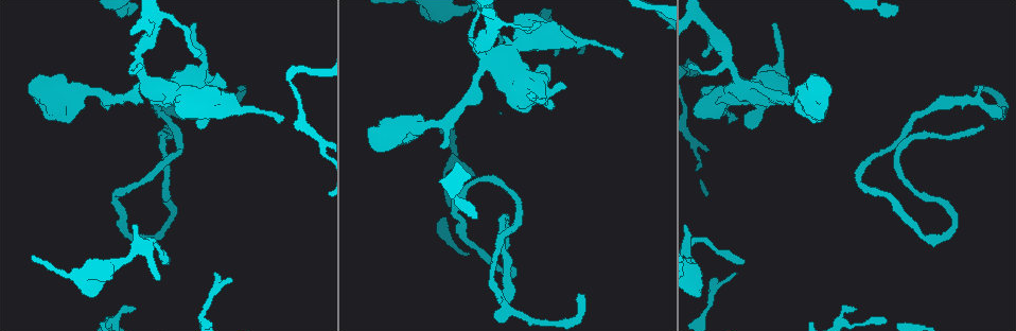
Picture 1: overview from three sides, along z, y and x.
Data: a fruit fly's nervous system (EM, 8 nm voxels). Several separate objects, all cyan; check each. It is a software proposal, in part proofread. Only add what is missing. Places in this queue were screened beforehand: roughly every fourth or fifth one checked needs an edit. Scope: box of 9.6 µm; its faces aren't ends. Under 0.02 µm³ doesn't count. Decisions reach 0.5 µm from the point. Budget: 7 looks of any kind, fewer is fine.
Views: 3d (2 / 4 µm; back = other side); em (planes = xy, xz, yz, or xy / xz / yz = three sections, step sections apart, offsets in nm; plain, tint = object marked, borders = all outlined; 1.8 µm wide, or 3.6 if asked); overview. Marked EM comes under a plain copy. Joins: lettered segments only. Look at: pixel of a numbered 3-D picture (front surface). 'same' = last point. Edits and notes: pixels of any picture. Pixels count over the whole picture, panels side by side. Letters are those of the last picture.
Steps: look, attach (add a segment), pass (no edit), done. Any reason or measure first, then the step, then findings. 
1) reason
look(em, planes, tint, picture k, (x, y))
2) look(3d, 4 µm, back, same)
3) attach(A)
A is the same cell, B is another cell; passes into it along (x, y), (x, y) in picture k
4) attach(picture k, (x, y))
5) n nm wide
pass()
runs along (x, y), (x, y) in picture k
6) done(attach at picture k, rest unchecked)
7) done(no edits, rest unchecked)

look(em, yz, step 16, borders, picture 1, (983, 127))

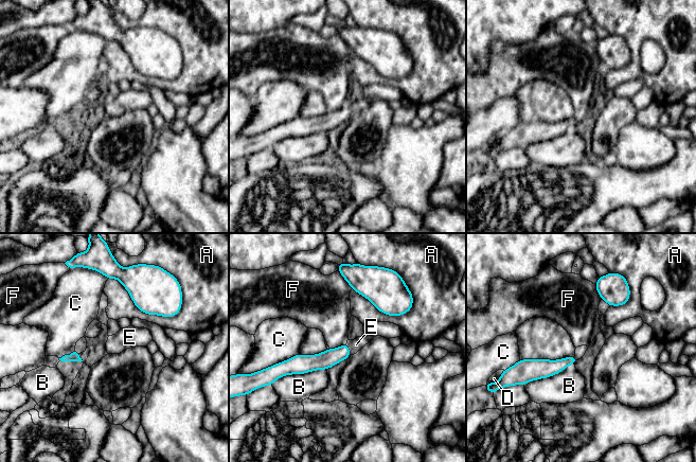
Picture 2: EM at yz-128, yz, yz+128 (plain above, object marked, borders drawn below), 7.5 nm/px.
A touches over 500 nm
attach(E)
E is the same cell, A, B, C, D and F are other cells; passes into it along (328, 358), (349, 349), (356, 344) in picture 2; the neuron continues

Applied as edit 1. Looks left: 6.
see it whole again
look(overview)

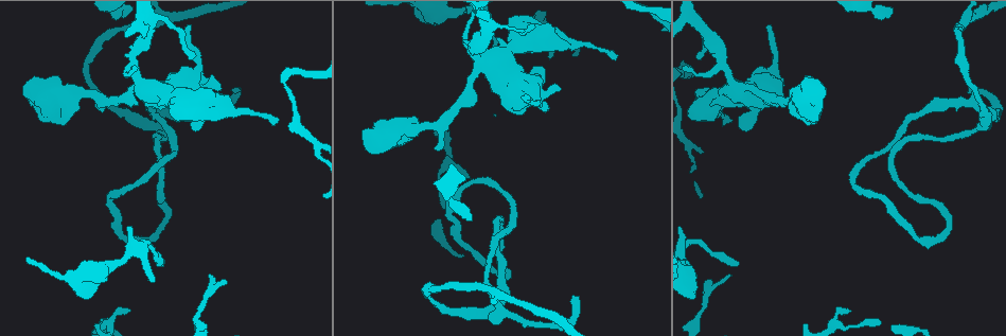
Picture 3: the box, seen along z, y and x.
branch stops here
look(em, 3.6 µm, xz, step 4, borders, picture 3, (850, 311))

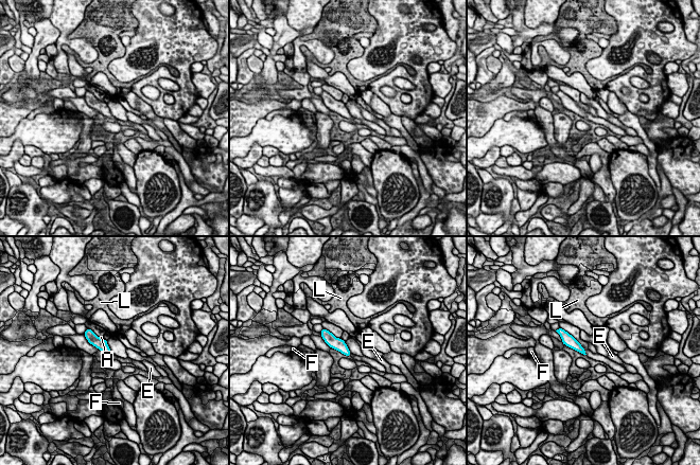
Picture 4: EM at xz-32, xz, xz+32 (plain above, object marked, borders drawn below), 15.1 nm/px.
look(em, 3.6 µm, planes, borders, same)

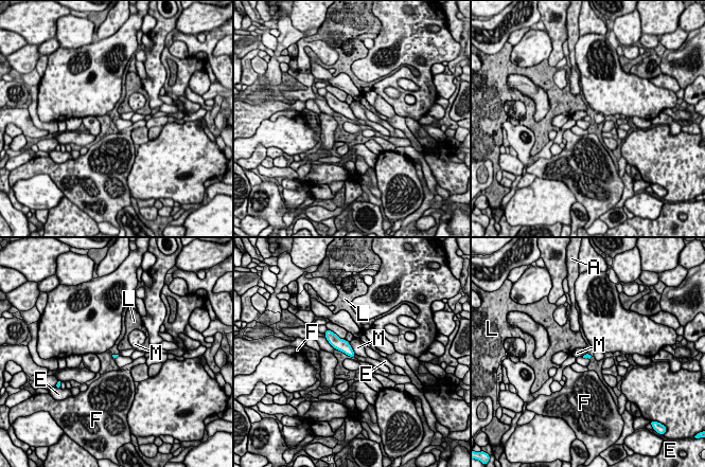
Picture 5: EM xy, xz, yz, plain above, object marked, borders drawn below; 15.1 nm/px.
pass()
A, E, F, L and M are other cells; border along (348, 342), (355, 354) in picture 5; no lettered segment goes on from it

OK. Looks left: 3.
stops while still wide
look(3d, 2 µm, picture 3, (498, 40))

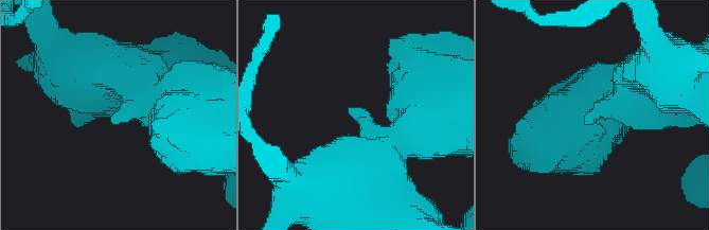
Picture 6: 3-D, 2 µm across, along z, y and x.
look(em, yz, step 4, tint, picture 6, (114, 123))

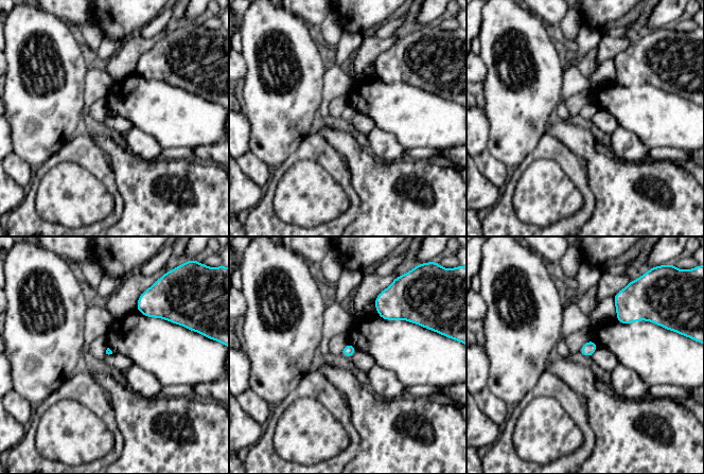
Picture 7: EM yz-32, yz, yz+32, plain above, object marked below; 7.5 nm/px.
look(em, yz, step 4, borders, same)

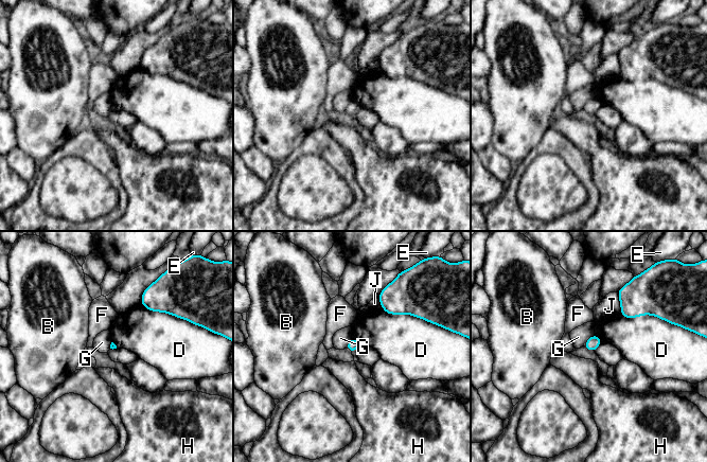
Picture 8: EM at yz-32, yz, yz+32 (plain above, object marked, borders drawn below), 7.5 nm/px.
pass()
B, D, E, F, G, H and J are other cells; border along (594, 334), (583, 345) in picture 8; none of them fits

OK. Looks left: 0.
done(attach at picture 2, rest unchecked)

